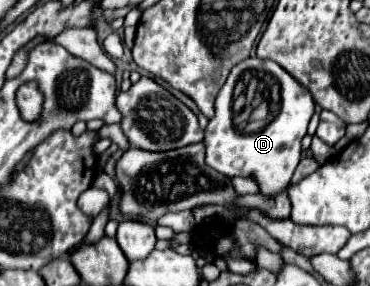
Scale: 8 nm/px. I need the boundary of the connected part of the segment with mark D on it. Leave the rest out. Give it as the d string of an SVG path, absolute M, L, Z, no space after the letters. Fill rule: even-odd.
M249 57L235 65L215 99L215 117L205 129L207 165L227 177L255 177L263 195L287 187L301 159L301 139L315 111L311 93L275 61ZM237 85L241 91L237 93ZM253 85L265 87L253 87ZM267 89L267 91L263 91Z

